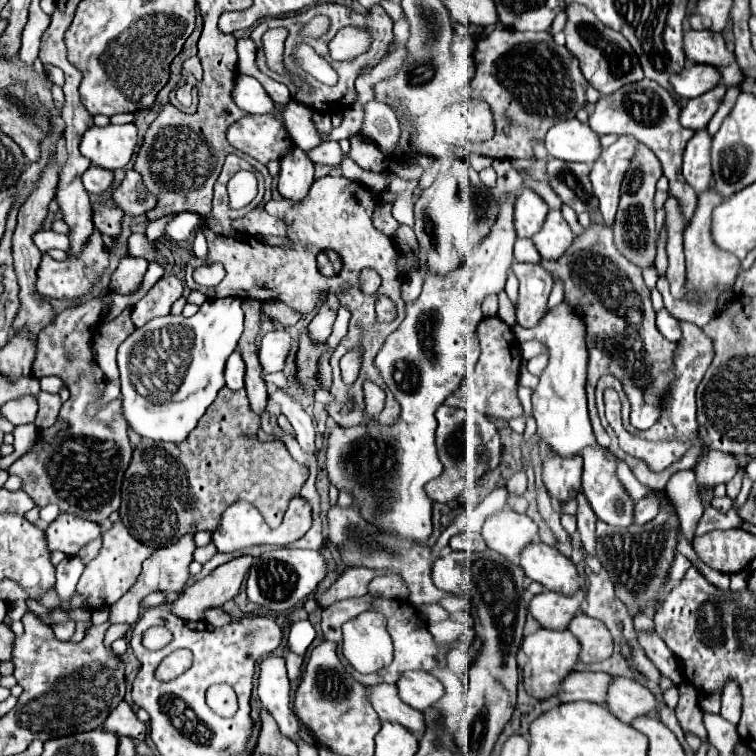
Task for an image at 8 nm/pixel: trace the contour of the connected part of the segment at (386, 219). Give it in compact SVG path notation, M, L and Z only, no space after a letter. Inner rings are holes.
M378 203L376 211L374 211L374 225L378 231L386 233L386 235L394 235L400 227L400 223L392 217L392 205L390 203Z

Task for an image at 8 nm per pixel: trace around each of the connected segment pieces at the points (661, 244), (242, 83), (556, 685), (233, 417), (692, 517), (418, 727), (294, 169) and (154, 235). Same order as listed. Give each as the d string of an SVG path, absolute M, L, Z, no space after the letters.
M664 228L661 229L660 240L657 244L655 265L656 265L659 277L666 273L667 266L668 266L668 259L666 255L666 231Z
M238 73L234 81L236 85L232 91L232 99L242 111L258 113L258 115L274 111L274 101L268 97L268 93L262 89L262 85L254 77Z
M538 629L536 633L524 637L522 649L528 655L528 663L522 669L522 683L530 697L544 701L548 697L558 695L562 681L566 673L574 671L574 665L578 663L580 643L570 631L552 631L552 629Z
M228 387L220 389L216 401L206 409L206 415L198 421L198 427L186 437L186 441L178 445L170 443L154 443L150 439L142 439L140 445L132 451L130 467L124 473L122 491L120 491L120 519L130 531L134 539L142 545L160 549L176 543L186 533L196 531L214 531L222 519L222 511L236 501L252 503L270 527L278 527L282 523L288 501L300 493L308 477L308 469L296 463L286 445L282 441L262 443L256 439L256 431L260 429L260 419L250 411L246 399L246 391L230 391Z
M676 471L670 477L670 483L666 483L664 491L678 509L682 535L688 541L692 541L696 525L704 511L704 505L700 501L700 491L698 491L698 485L694 479L694 471Z
M386 683L372 685L368 699L370 699L374 711L378 713L380 721L400 723L414 735L418 735L418 733L422 735L422 731L426 731L422 713L400 701L400 697L396 693L396 685L386 685Z
M292 147L282 159L280 159L280 175L278 175L278 191L284 199L300 203L312 183L314 183L314 165L306 157L306 153L298 147Z
M170 213L170 215L164 215L164 217L156 219L156 221L150 221L150 223L148 223L148 229L146 229L148 241L150 241L150 243L156 243L160 237L164 237L164 235L166 235L166 225L168 225L174 217L176 217L176 215Z

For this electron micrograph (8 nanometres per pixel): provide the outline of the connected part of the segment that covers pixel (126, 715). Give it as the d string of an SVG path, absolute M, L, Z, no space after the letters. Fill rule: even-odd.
M122 701L110 715L108 719L104 721L104 729L106 731L112 731L116 735L126 735L126 737L132 737L136 741L144 741L146 737L146 725L136 717L136 713L132 711L132 707Z

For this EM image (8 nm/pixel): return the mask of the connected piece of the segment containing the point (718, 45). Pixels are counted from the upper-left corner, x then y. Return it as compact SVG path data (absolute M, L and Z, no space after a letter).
M684 31L684 51L690 61L708 63L708 65L730 65L736 55L726 49L722 33L714 31Z

